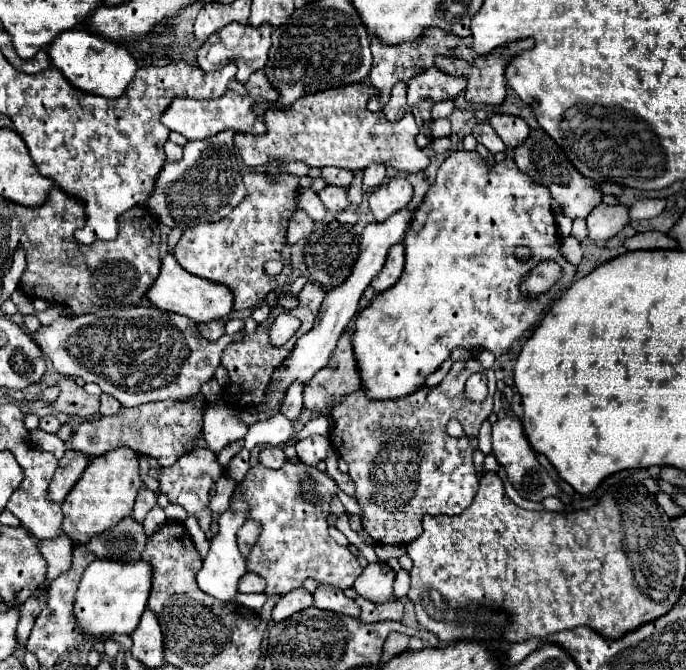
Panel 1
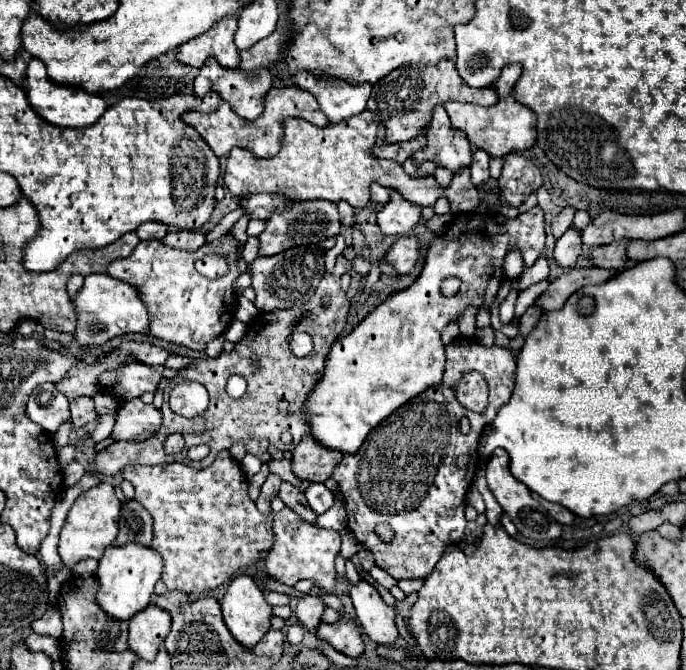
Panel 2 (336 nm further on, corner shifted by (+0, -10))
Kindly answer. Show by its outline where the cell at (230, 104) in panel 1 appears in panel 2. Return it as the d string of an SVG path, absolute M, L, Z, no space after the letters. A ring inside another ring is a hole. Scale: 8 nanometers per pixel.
M285 87L285 89L271 89L267 95L265 95L265 101L263 101L263 113L259 119L255 121L245 121L245 119L239 119L235 113L231 113L231 109L227 107L227 103L221 103L215 111L211 113L199 113L199 111L191 111L191 113L185 113L181 119L195 127L197 133L209 143L209 147L213 149L213 153L217 157L223 157L227 155L233 147L241 147L241 149L247 149L251 153L255 153L257 157L261 159L269 159L269 157L275 157L279 153L279 147L281 147L281 137L283 137L283 121L289 119L289 117L297 117L297 119L305 119L317 127L327 127L329 125L329 119L323 115L323 111L319 109L319 103L317 99L309 93L309 91L303 91L299 87Z

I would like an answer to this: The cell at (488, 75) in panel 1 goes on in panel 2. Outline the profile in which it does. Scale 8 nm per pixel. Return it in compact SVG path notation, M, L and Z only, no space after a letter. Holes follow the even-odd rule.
M519 63L507 65L501 71L501 77L493 85L493 89L499 95L499 103L495 107L475 107L475 105L469 105L469 103L445 103L445 109L451 117L453 129L463 131L467 141L473 147L487 151L491 157L505 157L513 151L525 151L525 149L531 149L535 145L537 115L529 107L523 107L523 105L515 103L515 99L511 97L511 89L517 83L519 75L521 75L521 65Z

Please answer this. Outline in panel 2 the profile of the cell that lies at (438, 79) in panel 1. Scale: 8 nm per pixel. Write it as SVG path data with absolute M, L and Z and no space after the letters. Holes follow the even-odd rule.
M443 105L435 109L431 119L431 127L427 129L427 147L421 153L415 153L411 159L415 165L425 161L433 161L437 167L445 167L453 173L471 165L471 145L463 131L455 131L451 127L449 115Z

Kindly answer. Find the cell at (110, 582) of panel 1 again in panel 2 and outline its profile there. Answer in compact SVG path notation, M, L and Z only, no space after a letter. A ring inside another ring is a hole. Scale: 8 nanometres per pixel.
M125 543L121 547L111 545L99 559L97 577L101 589L97 593L97 603L103 607L103 611L107 611L107 615L121 621L129 621L135 613L139 613L151 603L153 587L161 579L161 571L163 559L155 549L139 543Z

